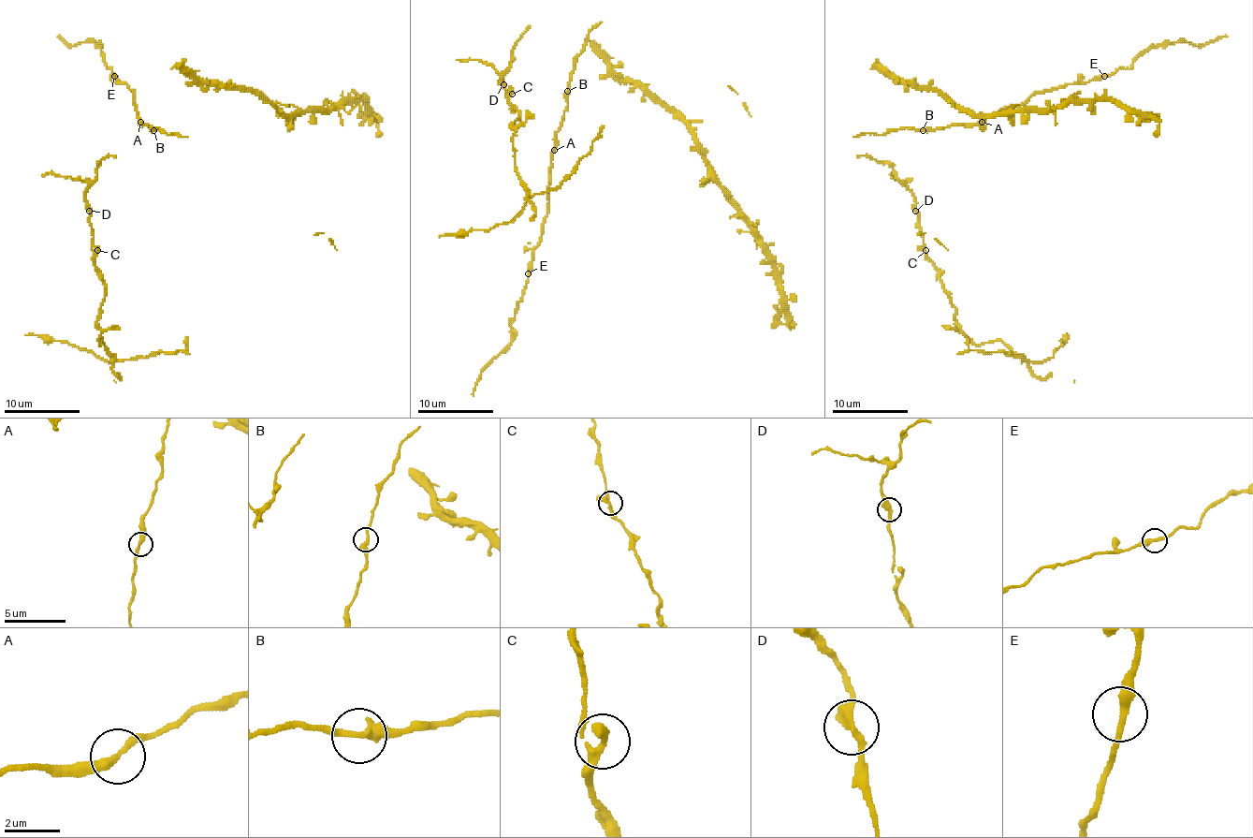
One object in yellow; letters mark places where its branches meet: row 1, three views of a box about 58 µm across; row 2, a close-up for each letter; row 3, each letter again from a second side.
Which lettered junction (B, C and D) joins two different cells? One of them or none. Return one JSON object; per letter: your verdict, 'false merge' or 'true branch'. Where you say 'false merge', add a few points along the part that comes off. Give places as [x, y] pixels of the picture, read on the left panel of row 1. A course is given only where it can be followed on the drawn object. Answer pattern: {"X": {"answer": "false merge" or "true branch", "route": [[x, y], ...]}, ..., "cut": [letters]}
{"B": {"answer": "true branch"}, "C": {"answer": "true branch"}, "D": {"answer": "true branch"}, "cut": []}

